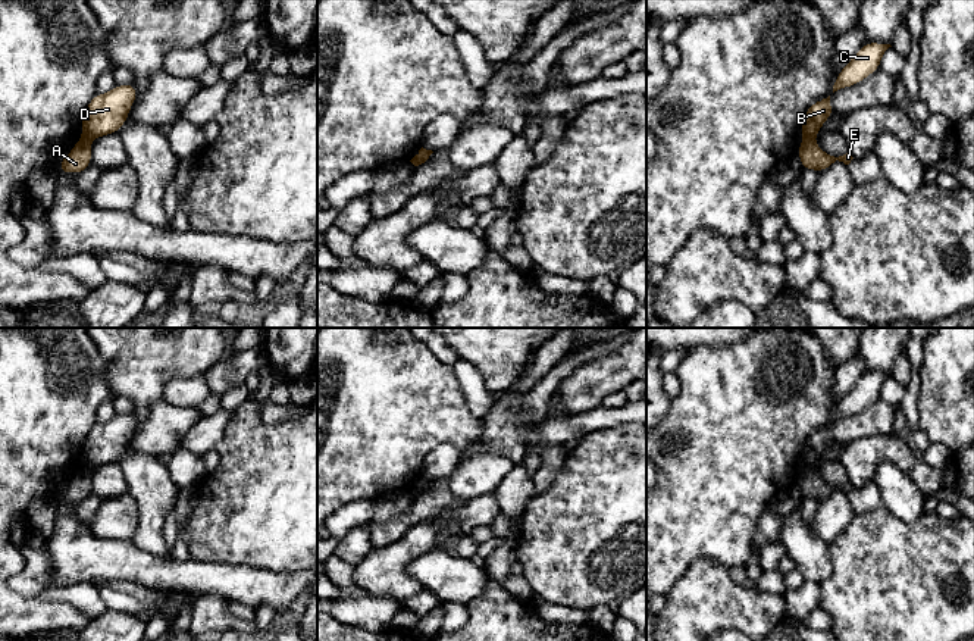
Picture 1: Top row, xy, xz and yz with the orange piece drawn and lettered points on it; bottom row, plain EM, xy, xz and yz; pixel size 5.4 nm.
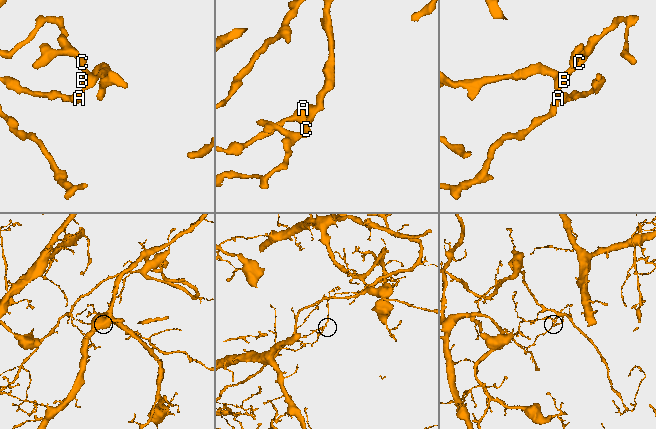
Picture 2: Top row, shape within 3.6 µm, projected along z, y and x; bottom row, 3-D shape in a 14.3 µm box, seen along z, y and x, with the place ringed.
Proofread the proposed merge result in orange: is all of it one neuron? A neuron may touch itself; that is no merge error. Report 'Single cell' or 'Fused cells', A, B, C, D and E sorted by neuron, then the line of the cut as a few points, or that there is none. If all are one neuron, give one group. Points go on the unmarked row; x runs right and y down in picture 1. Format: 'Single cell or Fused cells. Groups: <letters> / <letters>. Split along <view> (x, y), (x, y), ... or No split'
Fused cells. Groups: A E / B C D. Split along yz (804, 466), (813, 468)

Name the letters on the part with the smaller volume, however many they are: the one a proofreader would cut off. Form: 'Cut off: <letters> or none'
Cut off: A, E

